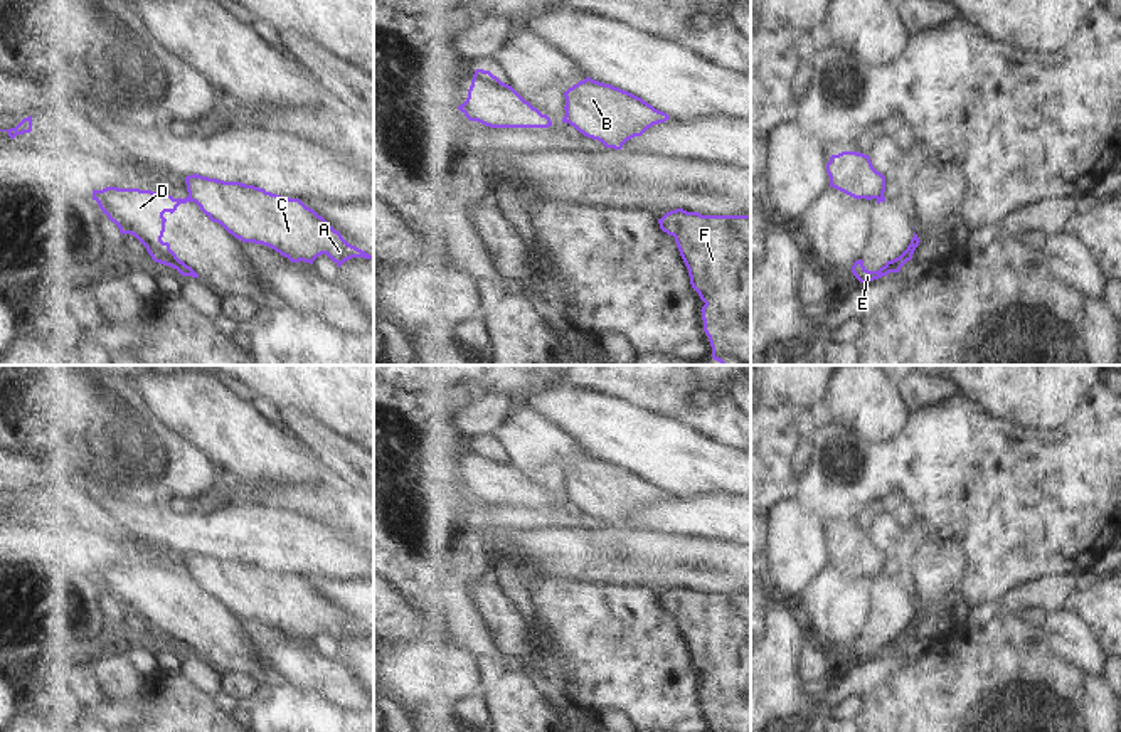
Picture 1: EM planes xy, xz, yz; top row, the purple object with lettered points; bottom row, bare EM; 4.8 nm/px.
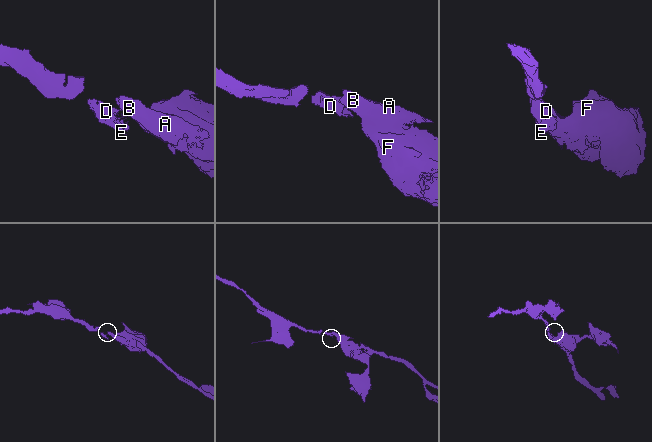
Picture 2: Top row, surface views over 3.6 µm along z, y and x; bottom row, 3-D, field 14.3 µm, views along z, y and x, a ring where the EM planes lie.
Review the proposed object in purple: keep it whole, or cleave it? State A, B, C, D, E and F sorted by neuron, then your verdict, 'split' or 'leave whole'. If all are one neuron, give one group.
A B C F / D E | split

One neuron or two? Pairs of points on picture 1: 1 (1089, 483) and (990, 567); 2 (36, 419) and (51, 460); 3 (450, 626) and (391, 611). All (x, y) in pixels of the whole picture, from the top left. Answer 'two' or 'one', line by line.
1: one
2: two
3: one

